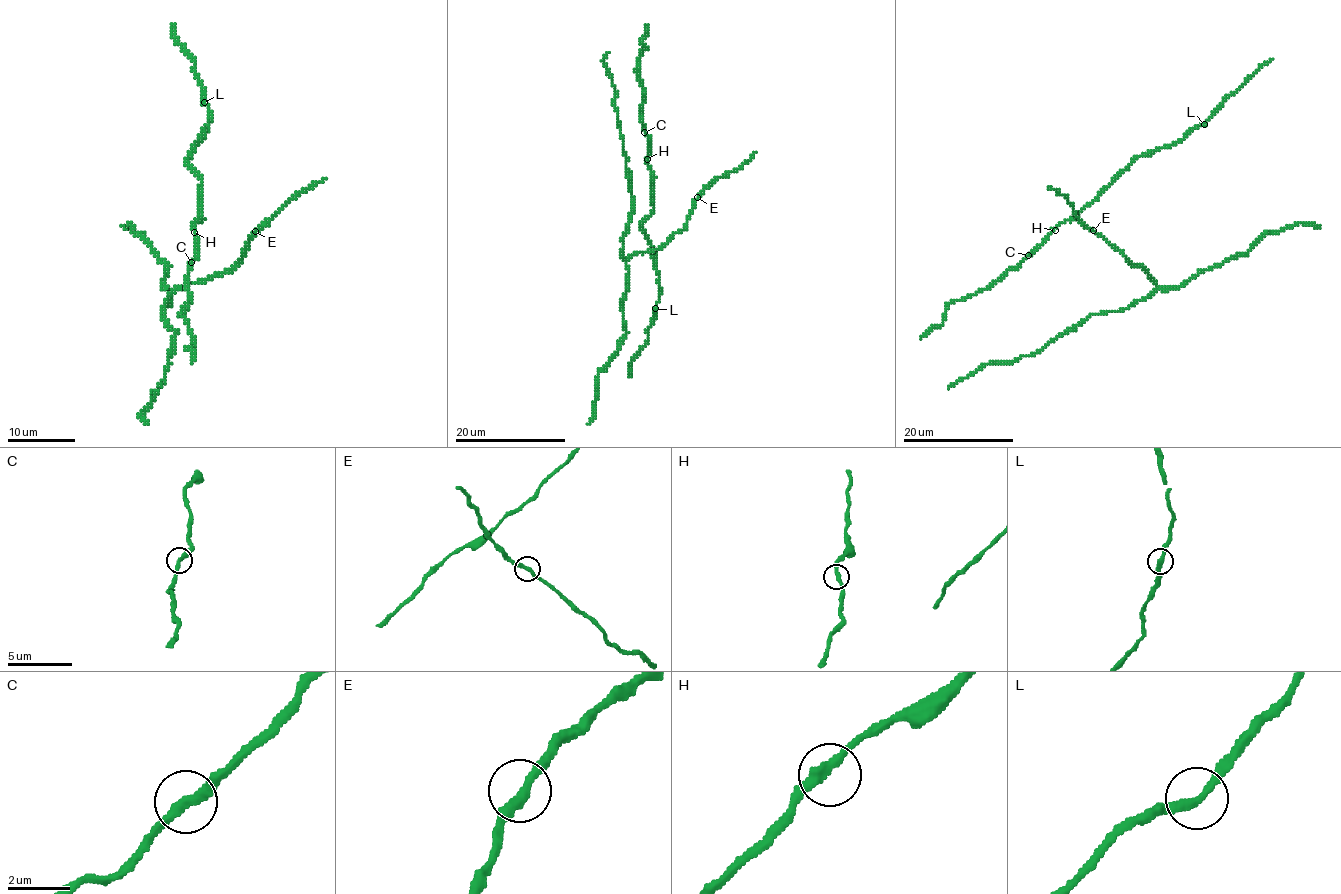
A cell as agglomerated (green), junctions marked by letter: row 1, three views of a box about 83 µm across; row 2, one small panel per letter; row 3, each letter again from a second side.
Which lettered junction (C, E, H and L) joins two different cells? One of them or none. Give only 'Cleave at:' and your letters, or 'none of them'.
Cleave at: none of them

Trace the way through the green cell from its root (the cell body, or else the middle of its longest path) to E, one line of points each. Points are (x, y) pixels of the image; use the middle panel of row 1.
E: (687, 218), (697, 197)

